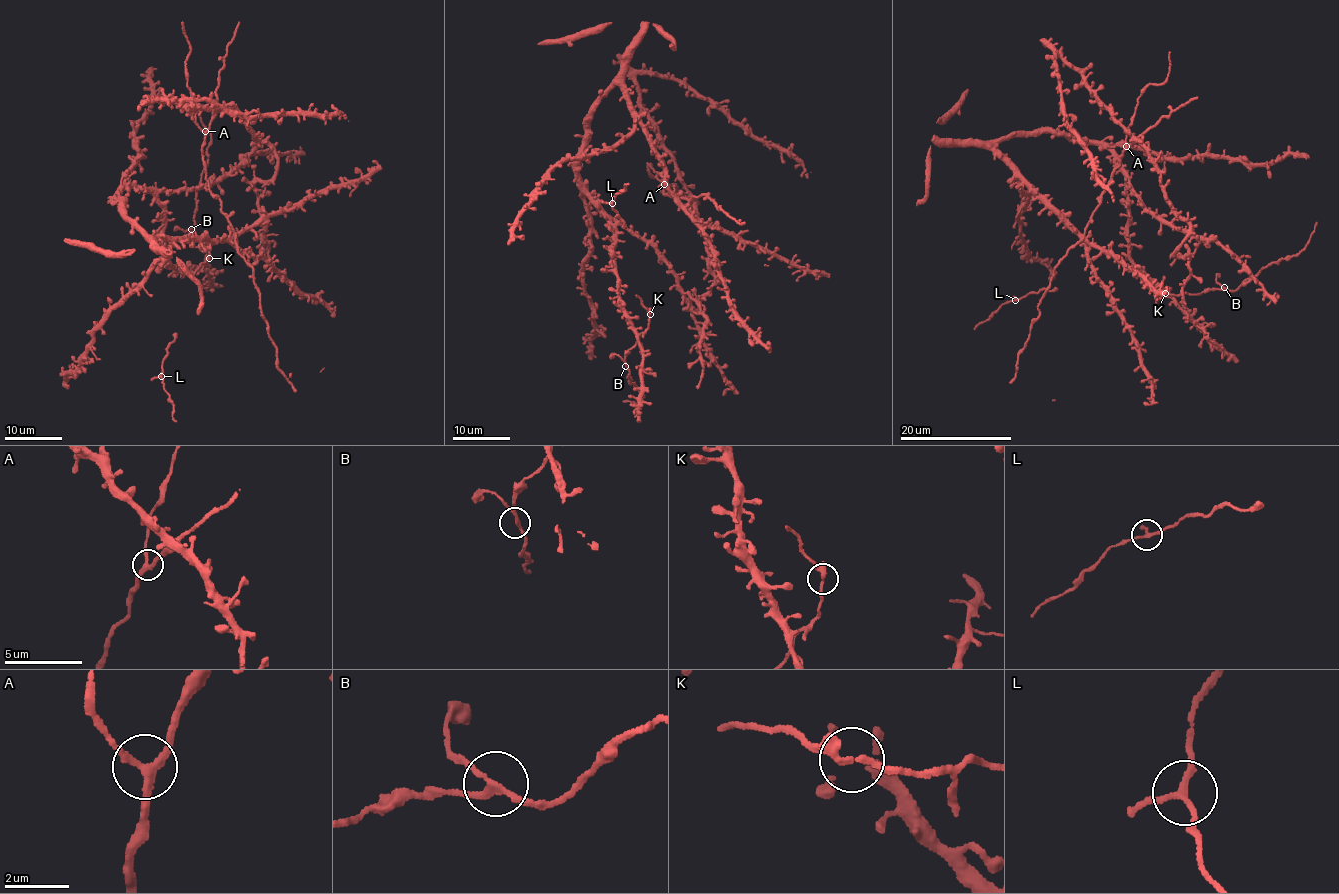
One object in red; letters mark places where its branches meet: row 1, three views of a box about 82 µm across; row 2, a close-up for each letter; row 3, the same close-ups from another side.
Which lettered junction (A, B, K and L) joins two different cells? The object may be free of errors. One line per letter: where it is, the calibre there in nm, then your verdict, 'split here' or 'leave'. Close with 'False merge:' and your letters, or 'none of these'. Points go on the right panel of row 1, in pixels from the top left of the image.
A: place (1126, 146); calibre 240 nm; leave
B: place (1224, 287); calibre 180 nm; leave
K: place (1165, 293); calibre 220 nm; leave
L: place (1015, 300); calibre 160 nm; leave
False merge: none of these

